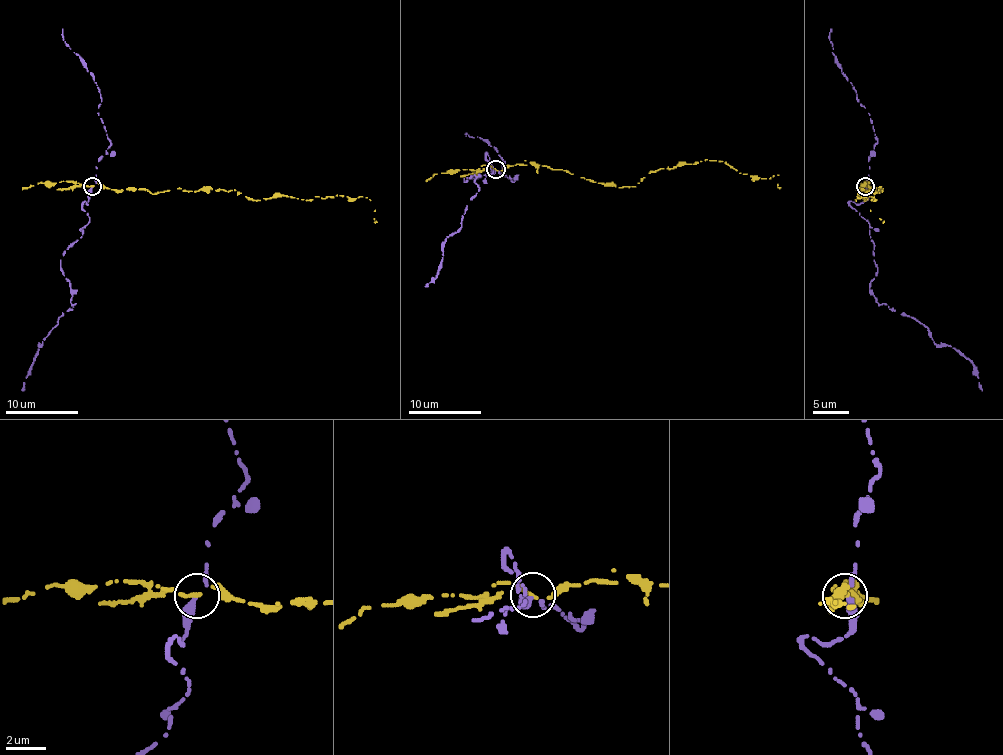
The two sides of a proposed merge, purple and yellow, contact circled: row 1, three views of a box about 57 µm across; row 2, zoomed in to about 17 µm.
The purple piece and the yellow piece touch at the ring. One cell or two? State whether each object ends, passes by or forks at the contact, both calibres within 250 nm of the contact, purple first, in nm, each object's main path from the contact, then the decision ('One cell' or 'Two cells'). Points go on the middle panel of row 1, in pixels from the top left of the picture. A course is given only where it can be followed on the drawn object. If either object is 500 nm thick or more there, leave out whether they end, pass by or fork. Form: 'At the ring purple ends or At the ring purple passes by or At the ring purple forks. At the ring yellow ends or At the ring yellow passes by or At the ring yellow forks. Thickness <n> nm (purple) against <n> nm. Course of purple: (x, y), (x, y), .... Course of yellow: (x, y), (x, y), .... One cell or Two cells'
At the ring purple passes by. At the ring yellow ends. Thickness 260 nm (purple) against 220 nm. Course of purple: (495, 171), (486, 154), (493, 171), (464, 180), (473, 174), (479, 190), (442, 241), (426, 287). Course of yellow: (495, 169), (526, 160), (635, 187), (658, 169), (709, 160), (754, 178), (778, 174), (780, 189). Two cells

